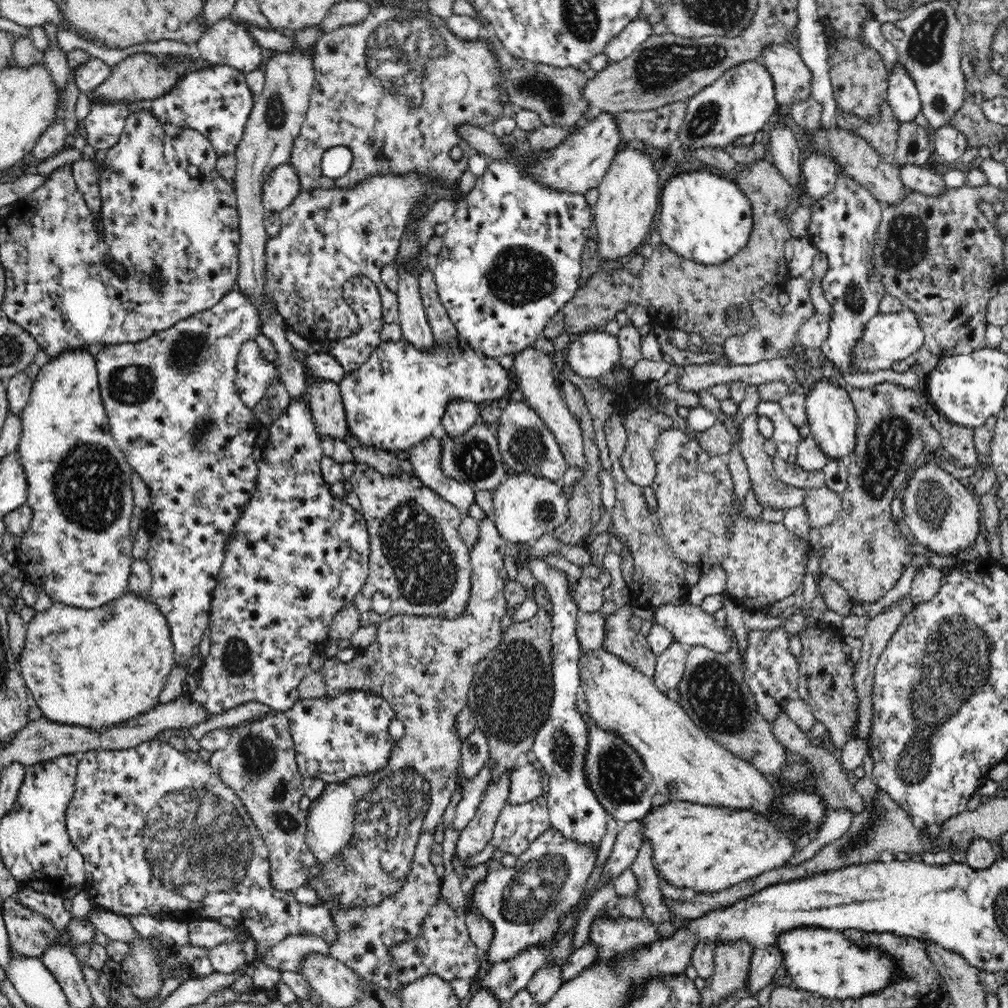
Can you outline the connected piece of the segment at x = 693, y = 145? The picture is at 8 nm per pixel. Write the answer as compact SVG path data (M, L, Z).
M760 60L743 62L730 68L716 82L687 100L686 116L677 134L680 146L685 150L683 157L689 161L696 160L693 154L700 148L729 150L730 145L741 136L763 130L777 106L772 77Z

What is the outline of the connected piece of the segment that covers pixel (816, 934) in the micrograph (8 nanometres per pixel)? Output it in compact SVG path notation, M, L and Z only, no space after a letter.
M798 926L780 932L774 946L782 955L786 976L790 977L794 988L826 998L858 999L862 994L882 990L892 978L896 978L896 970L901 968L886 953L872 946L862 949L850 942L843 931L821 926Z

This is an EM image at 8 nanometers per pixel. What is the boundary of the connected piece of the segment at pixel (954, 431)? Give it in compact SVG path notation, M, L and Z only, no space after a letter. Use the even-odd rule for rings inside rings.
M931 403L926 415L928 415L932 426L940 433L943 448L949 452L952 459L962 468L970 467L976 470L976 466L979 466L978 456L980 452L974 446L973 427L952 423Z

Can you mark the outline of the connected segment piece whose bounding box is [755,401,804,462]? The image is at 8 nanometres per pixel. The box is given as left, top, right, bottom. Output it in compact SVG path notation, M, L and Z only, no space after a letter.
M761 401L755 413L759 415L760 419L764 416L770 418L770 421L773 423L772 440L776 444L776 454L780 455L787 462L794 461L798 445L804 438L798 433L799 427L794 426L788 419L788 416L784 415L780 403L764 403Z

